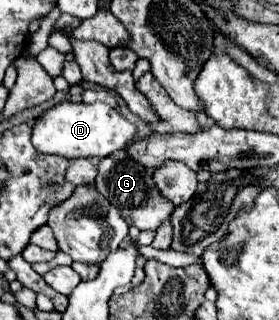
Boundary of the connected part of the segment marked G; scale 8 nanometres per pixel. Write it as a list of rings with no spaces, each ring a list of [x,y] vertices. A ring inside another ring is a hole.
[[[103,158],[97,164],[97,190],[109,198],[109,202],[115,208],[121,208],[119,212],[123,214],[123,218],[127,220],[127,224],[139,228],[139,230],[157,230],[159,224],[171,216],[173,206],[169,206],[169,202],[163,202],[163,196],[159,194],[159,190],[155,190],[155,182],[153,178],[147,174],[147,170],[143,170],[143,166],[139,166],[137,162],[133,162],[131,158]]]

